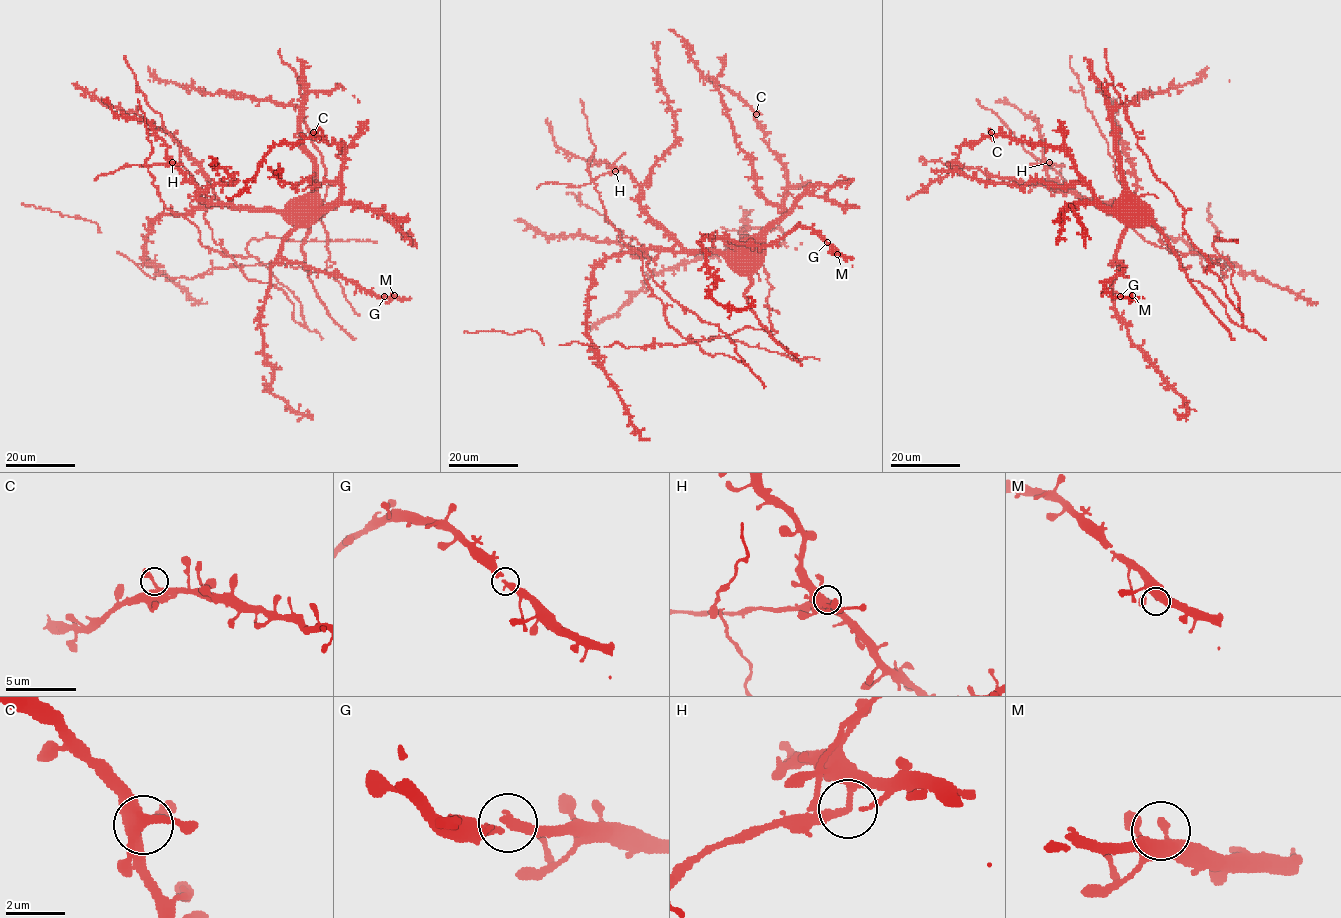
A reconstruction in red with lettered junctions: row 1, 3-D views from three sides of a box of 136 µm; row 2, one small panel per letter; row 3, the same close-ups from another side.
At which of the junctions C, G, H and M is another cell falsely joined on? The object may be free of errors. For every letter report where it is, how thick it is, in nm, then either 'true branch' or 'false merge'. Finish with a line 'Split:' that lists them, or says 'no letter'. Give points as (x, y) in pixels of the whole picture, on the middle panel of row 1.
C: place (756, 114); calibre 240 nm; true branch
G: place (827, 242); calibre 300 nm; true branch
H: place (615, 171); calibre 280 nm; false merge
M: place (837, 254); calibre 320 nm; true branch
Split: H

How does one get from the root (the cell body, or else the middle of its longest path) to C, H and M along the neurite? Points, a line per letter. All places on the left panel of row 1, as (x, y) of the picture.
C: (304, 213), (309, 213), (311, 208), (327, 208), (341, 189), (344, 148), (329, 144), (313, 132)
H: (304, 213), (297, 220), (289, 220), (273, 211), (242, 210), (200, 200), (197, 187), (173, 162)
M: (304, 213), (284, 242), (284, 257), (342, 276), (377, 296), (394, 295)

